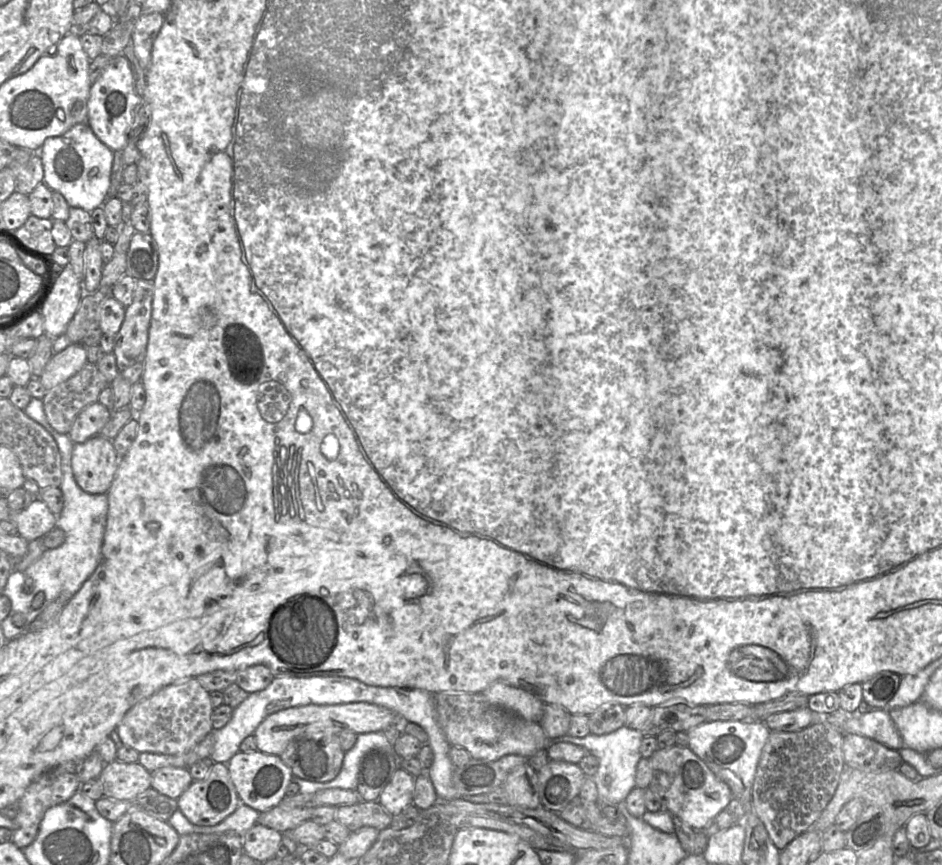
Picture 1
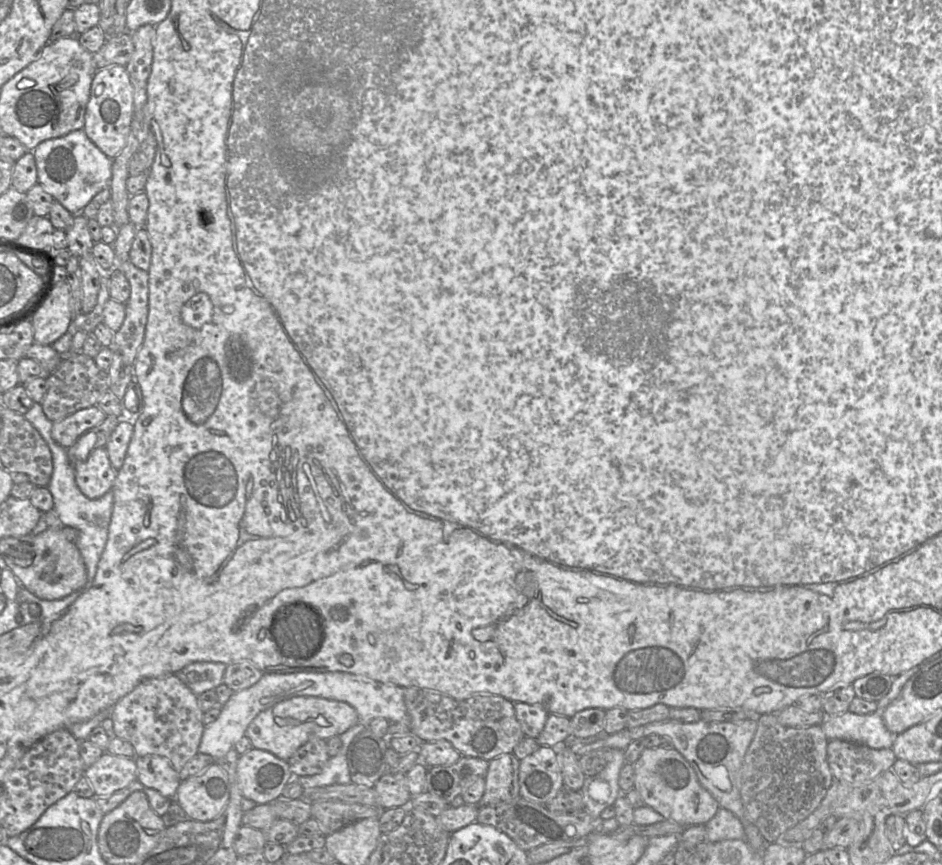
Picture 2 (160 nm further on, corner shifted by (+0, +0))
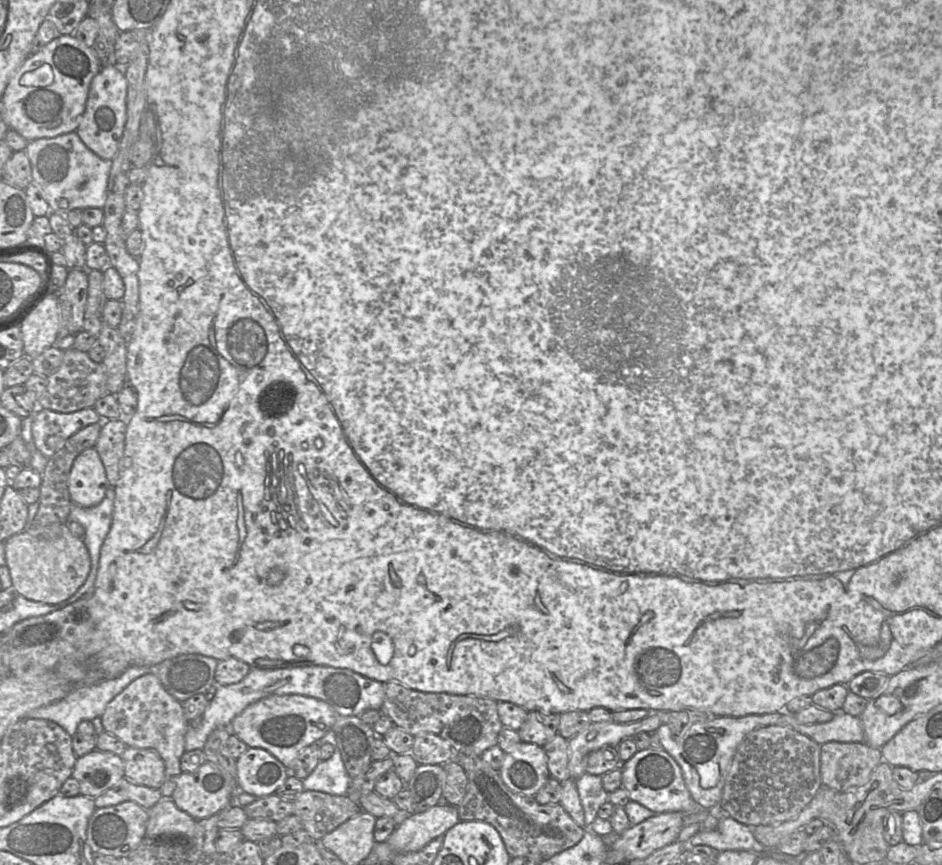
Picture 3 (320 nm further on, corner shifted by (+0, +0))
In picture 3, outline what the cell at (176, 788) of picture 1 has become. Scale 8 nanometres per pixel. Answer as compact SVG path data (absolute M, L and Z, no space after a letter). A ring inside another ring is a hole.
M127 746L120 757L124 763L124 778L160 790L165 781L165 763L155 750Z

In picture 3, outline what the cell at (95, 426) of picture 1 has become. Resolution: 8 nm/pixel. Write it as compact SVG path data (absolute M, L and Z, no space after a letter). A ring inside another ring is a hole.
M93 407L73 413L37 408L33 414L32 436L36 448L49 459L65 446L72 435L98 422L102 423L102 417Z

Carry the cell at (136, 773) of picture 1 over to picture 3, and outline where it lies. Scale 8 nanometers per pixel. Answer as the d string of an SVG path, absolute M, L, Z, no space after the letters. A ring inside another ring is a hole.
M94 749L78 757L72 772L80 794L96 798L119 783L124 775L124 763L120 756Z

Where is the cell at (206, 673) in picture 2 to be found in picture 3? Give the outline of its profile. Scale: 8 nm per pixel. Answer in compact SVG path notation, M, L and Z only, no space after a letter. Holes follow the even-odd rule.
M182 654L152 666L151 672L179 702L204 693L215 681L218 660L202 654Z

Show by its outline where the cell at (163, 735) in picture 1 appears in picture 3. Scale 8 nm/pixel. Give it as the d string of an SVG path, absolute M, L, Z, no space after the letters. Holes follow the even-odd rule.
M152 672L144 674L116 695L106 706L101 721L106 732L127 746L155 750L165 763L165 781L160 788L163 798L171 798L176 779L182 773L180 759L185 752L185 735L189 727L181 702L172 697Z

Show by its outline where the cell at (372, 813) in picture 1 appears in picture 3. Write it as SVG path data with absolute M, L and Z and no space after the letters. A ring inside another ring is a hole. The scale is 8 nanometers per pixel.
M304 790L293 801L293 815L300 818L302 828L312 841L320 841L361 811L359 804L347 795L331 795L314 790Z

